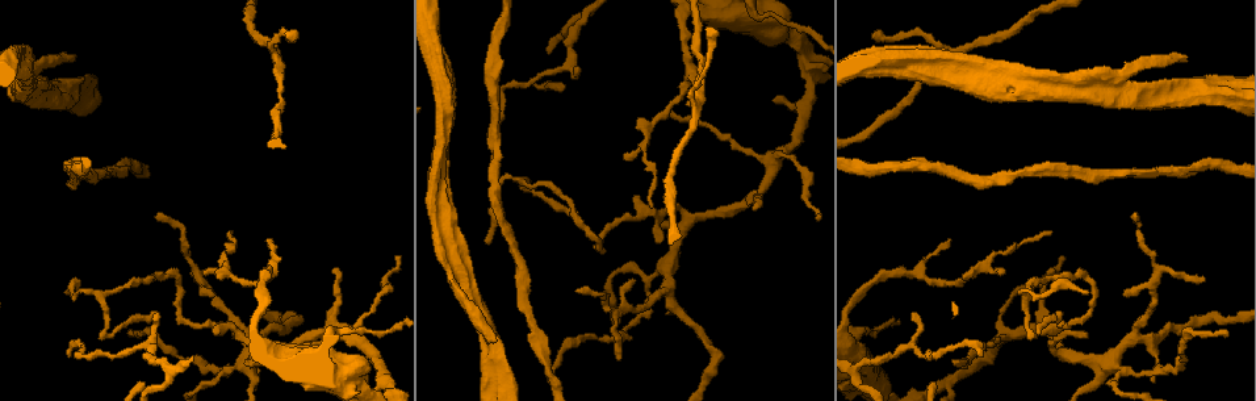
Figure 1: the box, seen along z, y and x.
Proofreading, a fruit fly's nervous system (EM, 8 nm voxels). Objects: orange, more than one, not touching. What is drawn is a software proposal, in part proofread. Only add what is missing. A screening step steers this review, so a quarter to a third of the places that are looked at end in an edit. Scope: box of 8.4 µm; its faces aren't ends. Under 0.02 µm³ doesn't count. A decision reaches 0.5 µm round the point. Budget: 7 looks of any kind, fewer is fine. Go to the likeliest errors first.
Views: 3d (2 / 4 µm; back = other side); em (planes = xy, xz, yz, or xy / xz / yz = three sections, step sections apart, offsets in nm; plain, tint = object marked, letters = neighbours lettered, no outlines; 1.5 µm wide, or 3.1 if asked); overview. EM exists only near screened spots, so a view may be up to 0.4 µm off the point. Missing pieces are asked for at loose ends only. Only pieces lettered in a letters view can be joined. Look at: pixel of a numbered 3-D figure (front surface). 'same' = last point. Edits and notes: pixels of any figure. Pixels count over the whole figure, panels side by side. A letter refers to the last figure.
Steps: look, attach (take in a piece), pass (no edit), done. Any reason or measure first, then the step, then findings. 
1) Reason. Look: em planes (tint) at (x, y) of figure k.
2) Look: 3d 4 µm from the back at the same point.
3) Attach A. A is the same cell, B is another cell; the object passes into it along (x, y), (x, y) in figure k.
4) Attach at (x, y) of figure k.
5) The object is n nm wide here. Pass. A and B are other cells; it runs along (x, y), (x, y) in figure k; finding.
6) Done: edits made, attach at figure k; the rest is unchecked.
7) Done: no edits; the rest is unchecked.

Tapers out. Look: em planes (letters) at (979, 357) of figure 1.

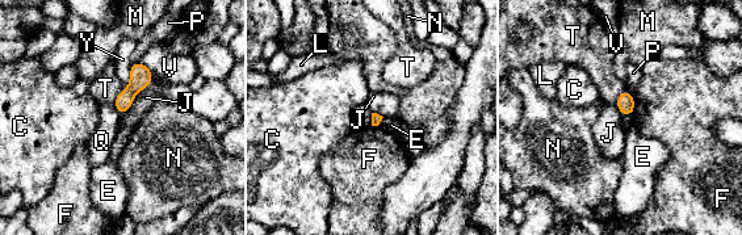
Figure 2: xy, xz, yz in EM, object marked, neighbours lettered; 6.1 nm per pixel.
Pass. C, E, F, J, L, M, N, P, Q, T, V and Y are other cells; none of them fits.

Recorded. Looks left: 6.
Free end. Look: 3d 4 µm at (289, 31) of figure 1.

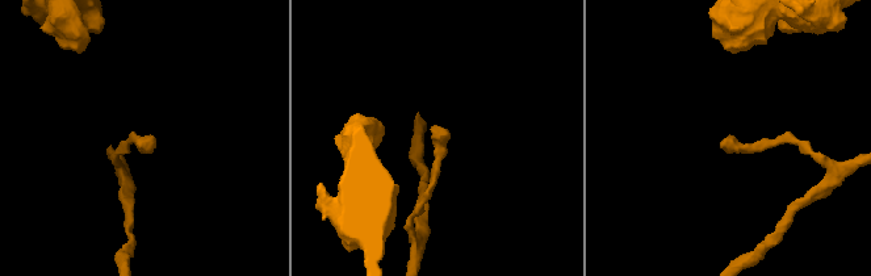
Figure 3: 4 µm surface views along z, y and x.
Look: em xz step 8 (letters) at (140, 140) of figure 3.

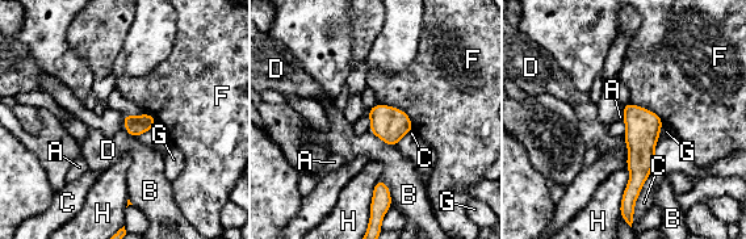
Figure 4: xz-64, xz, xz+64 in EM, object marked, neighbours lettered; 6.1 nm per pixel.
The object is 120 nm wide here. Pass. A, B, C, D, F, G and H are other cells; a border runs along (369, 131), (386, 145) in figure 4; none of them fits.

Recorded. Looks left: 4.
Thick end. Look: 3d 2 µm at (90, 76) of figure 1.

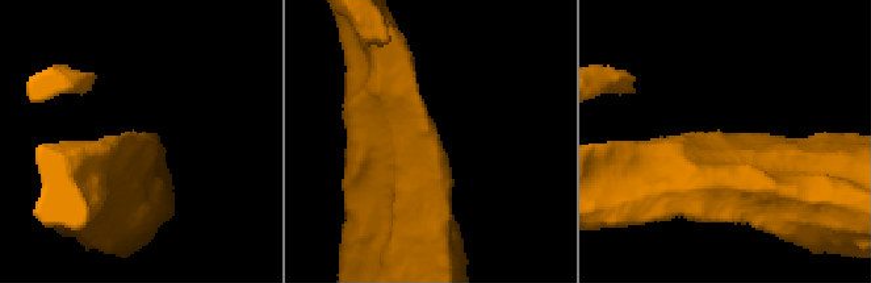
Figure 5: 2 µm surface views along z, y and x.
Look: em planes (letters) at (427, 122) of figure 5.

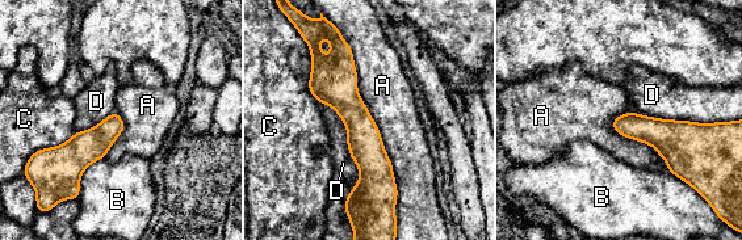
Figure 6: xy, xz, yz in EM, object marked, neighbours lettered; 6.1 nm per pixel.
Pass. A, B, C and D are other cells; a border runs along (342, 38), (392, 165), (395, 213) in figure 6; no lettered piece goes on from it.

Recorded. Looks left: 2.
Done: no edits; the rest is unchecked.

